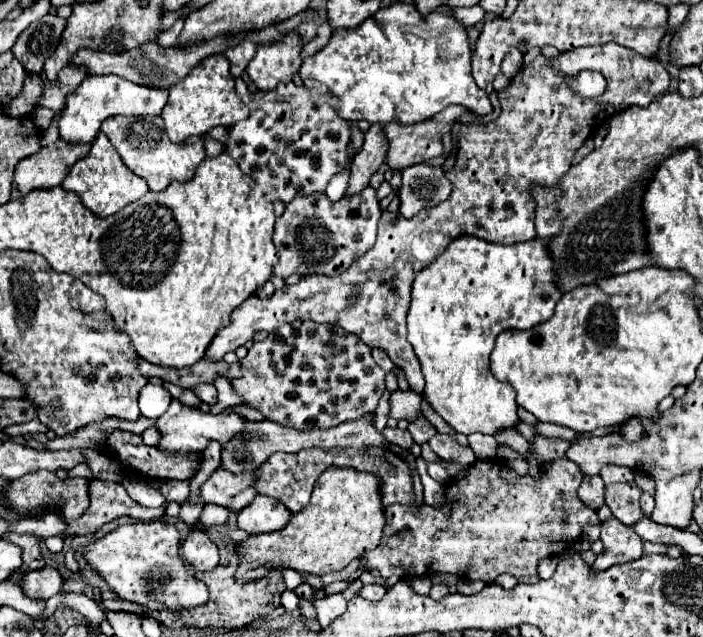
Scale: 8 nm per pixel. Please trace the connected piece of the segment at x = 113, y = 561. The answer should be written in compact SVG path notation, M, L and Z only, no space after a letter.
M162 520L138 522L116 528L82 552L92 568L110 584L110 588L124 600L146 604L150 608L166 604L170 610L200 606L208 600L208 590L202 582L192 578L178 556L180 534L174 526Z

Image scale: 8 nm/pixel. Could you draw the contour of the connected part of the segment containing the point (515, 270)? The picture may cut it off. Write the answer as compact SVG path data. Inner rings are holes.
M458 236L430 266L416 274L408 310L408 342L414 346L414 352L422 364L426 378L426 400L456 432L494 434L500 428L516 426L518 414L514 388L492 376L488 358L496 344L496 336L502 330L528 330L554 314L556 302L564 296L556 280L558 274L554 272L548 240L540 238L508 246L490 244L488 240L476 236Z

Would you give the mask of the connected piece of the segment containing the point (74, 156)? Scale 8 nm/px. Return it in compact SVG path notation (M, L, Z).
M60 138L54 144L42 148L40 152L36 152L36 156L28 156L28 160L20 160L20 164L16 166L16 172L14 172L14 184L12 184L12 196L10 196L10 200L28 194L34 188L60 186L62 180L66 178L66 174L70 172L70 168L80 158L84 158L90 152L90 148L92 148L92 144L70 144L70 142L66 142L66 140Z

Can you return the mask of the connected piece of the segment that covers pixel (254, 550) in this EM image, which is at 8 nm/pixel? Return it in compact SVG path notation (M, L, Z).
M328 468L318 478L316 486L318 488L314 488L310 504L302 512L292 514L286 528L270 532L270 534L256 534L256 536L250 536L250 538L238 542L242 548L242 562L240 562L236 578L240 578L240 582L260 578L266 574L268 568L280 570L284 566L294 568L300 574L310 572L310 574L322 576L322 574L346 568L362 552L374 550L380 544L384 526L386 526L386 514L382 508L382 494L380 494L380 488L382 488L380 476L374 476L370 472L358 472L354 468Z

